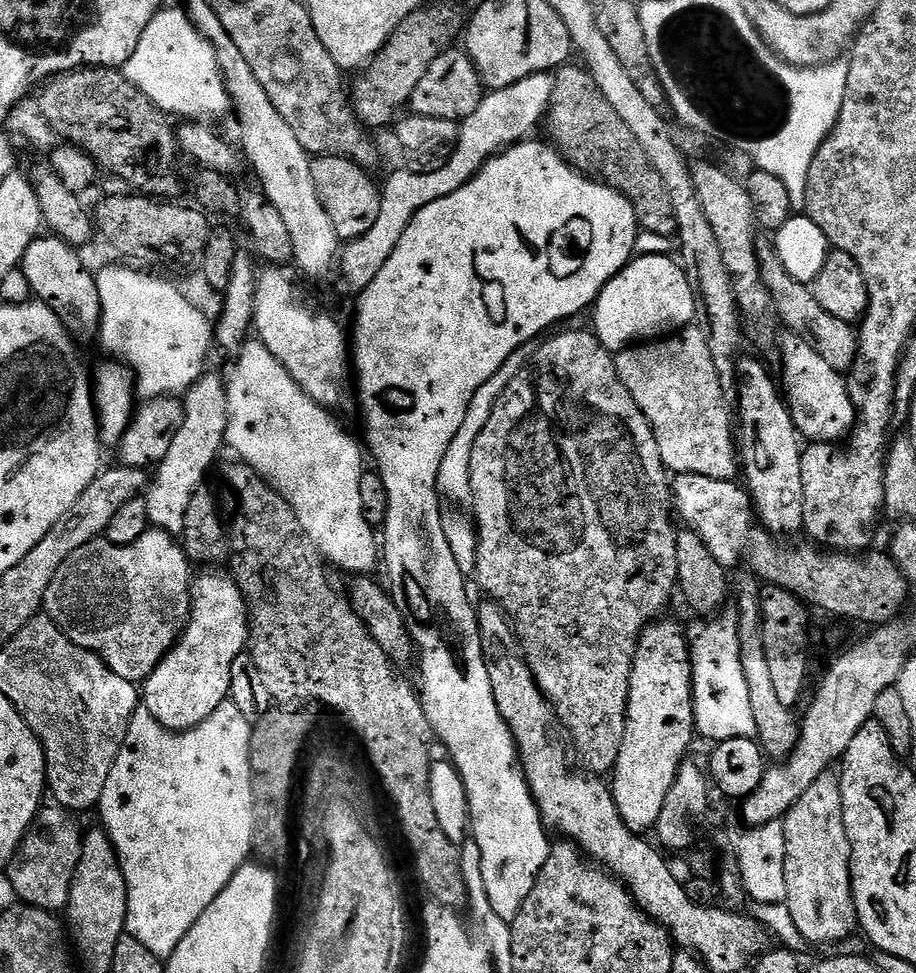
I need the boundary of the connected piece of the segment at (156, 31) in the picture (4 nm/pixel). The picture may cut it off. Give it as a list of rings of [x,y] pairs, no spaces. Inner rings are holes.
[[[168,6],[157,12],[150,26],[146,26],[138,50],[124,63],[122,71],[126,79],[134,82],[134,86],[169,117],[184,116],[180,118],[188,122],[211,122],[233,111],[214,46],[195,28],[187,11],[180,9],[179,12]]]

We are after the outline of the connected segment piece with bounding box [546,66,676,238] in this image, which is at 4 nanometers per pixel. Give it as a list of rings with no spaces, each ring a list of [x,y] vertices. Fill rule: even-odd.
[[[572,67],[558,68],[554,73],[546,117],[547,139],[570,167],[625,196],[634,206],[636,223],[643,231],[675,237],[674,205],[670,203],[670,193],[658,170],[650,166],[650,158],[646,158],[642,146],[638,146],[638,138],[634,138],[626,122],[622,122],[610,102],[602,98],[602,90],[598,90],[598,82],[594,82],[588,69]]]

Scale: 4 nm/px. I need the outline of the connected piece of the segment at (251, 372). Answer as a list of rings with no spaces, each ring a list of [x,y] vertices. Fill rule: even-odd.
[[[252,338],[245,343],[244,347],[238,353],[236,365],[232,368],[232,377],[227,377],[228,386],[228,425],[226,426],[225,445],[230,449],[233,448],[237,452],[239,459],[243,463],[248,464],[256,473],[268,481],[275,491],[287,500],[290,507],[296,512],[298,522],[302,522],[302,530],[306,530],[306,534],[316,543],[316,548],[320,551],[321,556],[329,565],[337,564],[340,568],[345,568],[351,574],[372,574],[375,573],[377,564],[378,568],[378,536],[372,525],[366,522],[366,518],[362,514],[362,494],[358,491],[358,486],[362,482],[366,465],[360,457],[360,448],[344,433],[344,428],[338,421],[332,420],[333,413],[327,408],[323,408],[318,402],[314,402],[314,398],[310,398],[300,389],[298,382],[294,382],[294,378],[290,378],[290,374],[286,370],[286,366],[282,366],[282,362],[278,362],[278,358],[274,358],[274,354],[270,354],[270,350],[266,350],[266,346],[260,343],[259,339]]]

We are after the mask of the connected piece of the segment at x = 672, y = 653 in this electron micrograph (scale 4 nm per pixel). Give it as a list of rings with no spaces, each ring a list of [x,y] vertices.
[[[668,619],[649,624],[640,635],[630,674],[626,734],[622,734],[622,750],[618,750],[618,762],[610,773],[618,814],[626,827],[637,834],[655,829],[670,786],[674,786],[674,778],[687,757],[684,755],[697,735],[689,639],[684,628]]]

